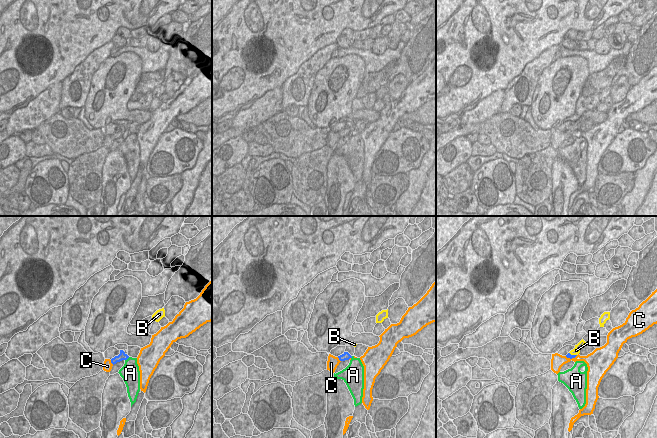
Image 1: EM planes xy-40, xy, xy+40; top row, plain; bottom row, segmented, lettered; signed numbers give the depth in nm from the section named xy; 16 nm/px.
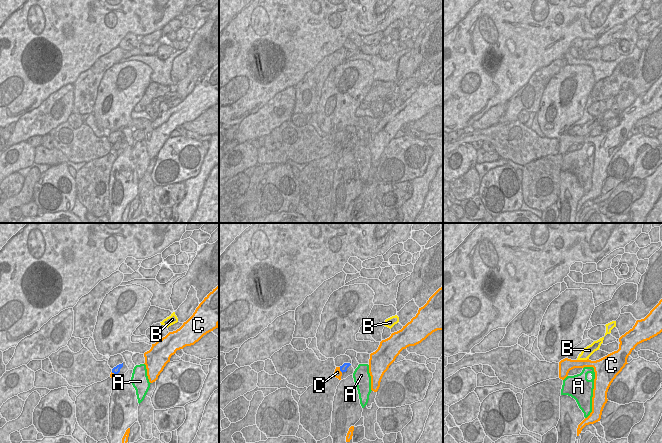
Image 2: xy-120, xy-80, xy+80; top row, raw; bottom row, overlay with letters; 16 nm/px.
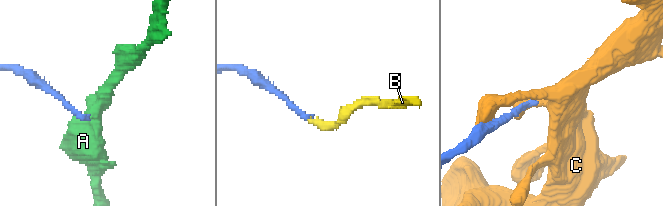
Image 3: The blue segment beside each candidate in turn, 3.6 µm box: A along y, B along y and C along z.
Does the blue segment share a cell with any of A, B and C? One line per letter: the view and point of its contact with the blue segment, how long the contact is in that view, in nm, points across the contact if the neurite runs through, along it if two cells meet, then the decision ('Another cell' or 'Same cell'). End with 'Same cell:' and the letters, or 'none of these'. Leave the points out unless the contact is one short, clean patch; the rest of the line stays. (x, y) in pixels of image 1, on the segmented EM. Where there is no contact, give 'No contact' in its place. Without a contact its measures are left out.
A: Touches blue at xy-40 (127, 358). Shared border 100 nm. Boundary: xy-40 (129, 357), (125, 360). Another cell
B: Touches blue at xy+40 (573, 355). Shared border 140 nm. Path across: xy+40 (568, 355), (573, 355), (576, 350). Same cell
C: Touches blue at xy-40 (111, 362). Shared border 100 nm. Another cell
Same cell: B

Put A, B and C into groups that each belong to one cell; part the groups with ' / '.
A / B / C

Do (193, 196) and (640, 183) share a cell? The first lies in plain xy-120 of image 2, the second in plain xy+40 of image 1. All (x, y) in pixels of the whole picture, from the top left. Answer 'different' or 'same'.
same

